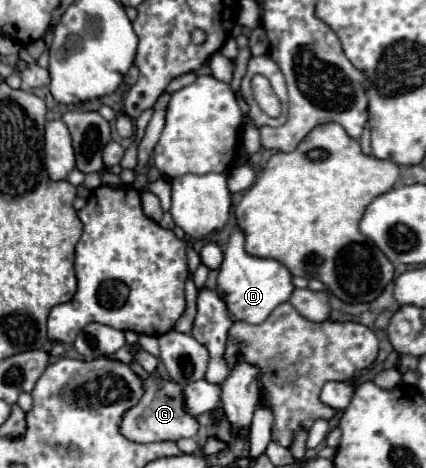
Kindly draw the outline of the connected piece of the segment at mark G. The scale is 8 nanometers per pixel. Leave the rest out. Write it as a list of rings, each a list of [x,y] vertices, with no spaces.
[[[151,373],[147,379],[143,379],[143,397],[137,401],[137,405],[125,411],[121,425],[119,425],[121,435],[135,443],[177,441],[181,437],[195,437],[197,429],[199,429],[197,417],[185,411],[183,385],[173,383],[171,379],[163,379],[157,373]]]

